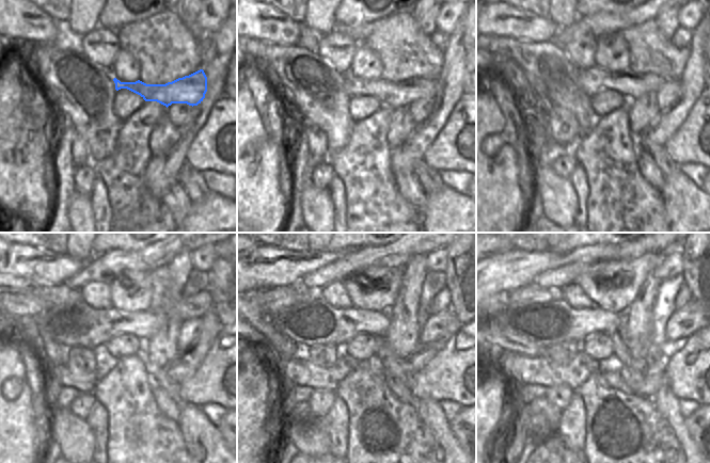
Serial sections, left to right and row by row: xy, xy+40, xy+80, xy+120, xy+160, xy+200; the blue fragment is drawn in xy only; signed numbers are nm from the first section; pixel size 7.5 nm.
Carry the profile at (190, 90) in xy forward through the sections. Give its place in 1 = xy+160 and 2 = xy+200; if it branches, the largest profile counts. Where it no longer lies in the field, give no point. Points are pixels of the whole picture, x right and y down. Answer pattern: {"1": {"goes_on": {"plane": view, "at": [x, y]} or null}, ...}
{"1": {"goes_on": {"plane": "xy+160", "at": [317, 322]}}, "2": {"goes_on": {"plane": "xy+200", "at": [547, 324]}}}

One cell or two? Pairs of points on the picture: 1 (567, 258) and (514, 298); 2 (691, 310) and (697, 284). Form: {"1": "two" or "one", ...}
{"1": "two", "2": "two"}

